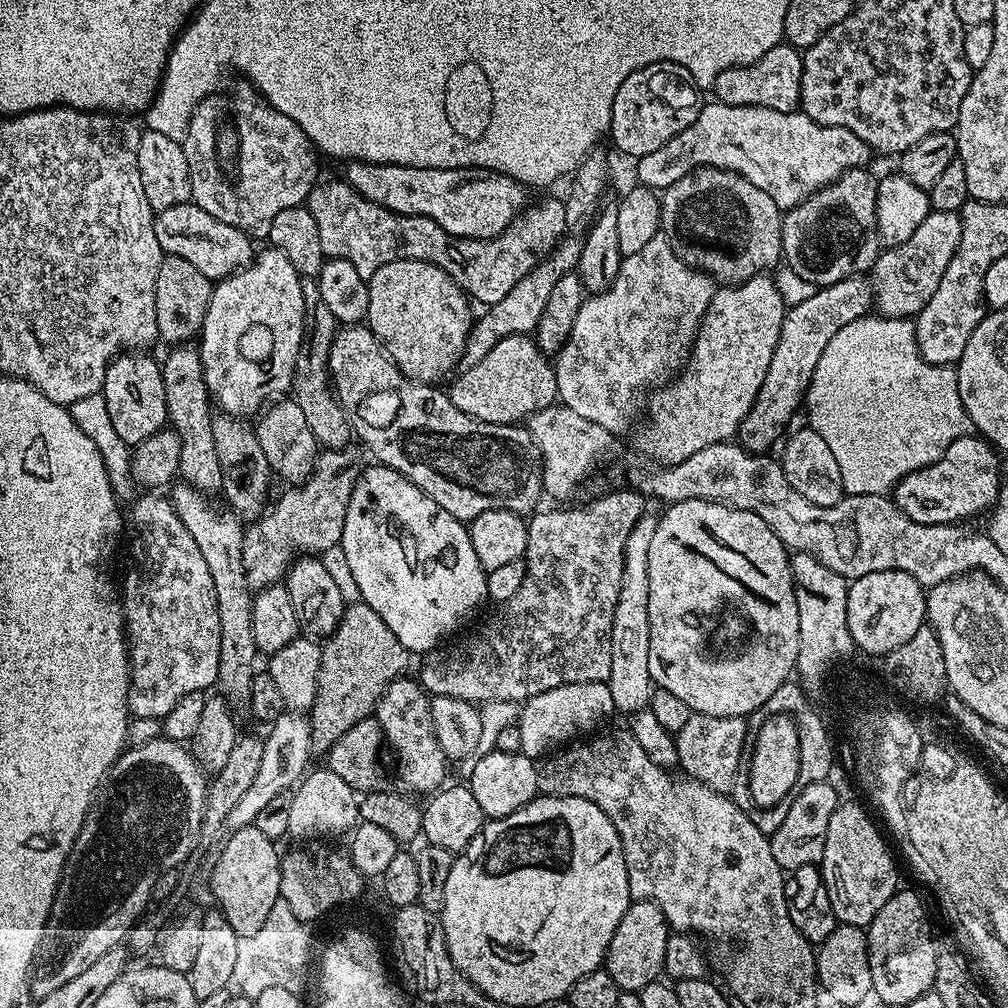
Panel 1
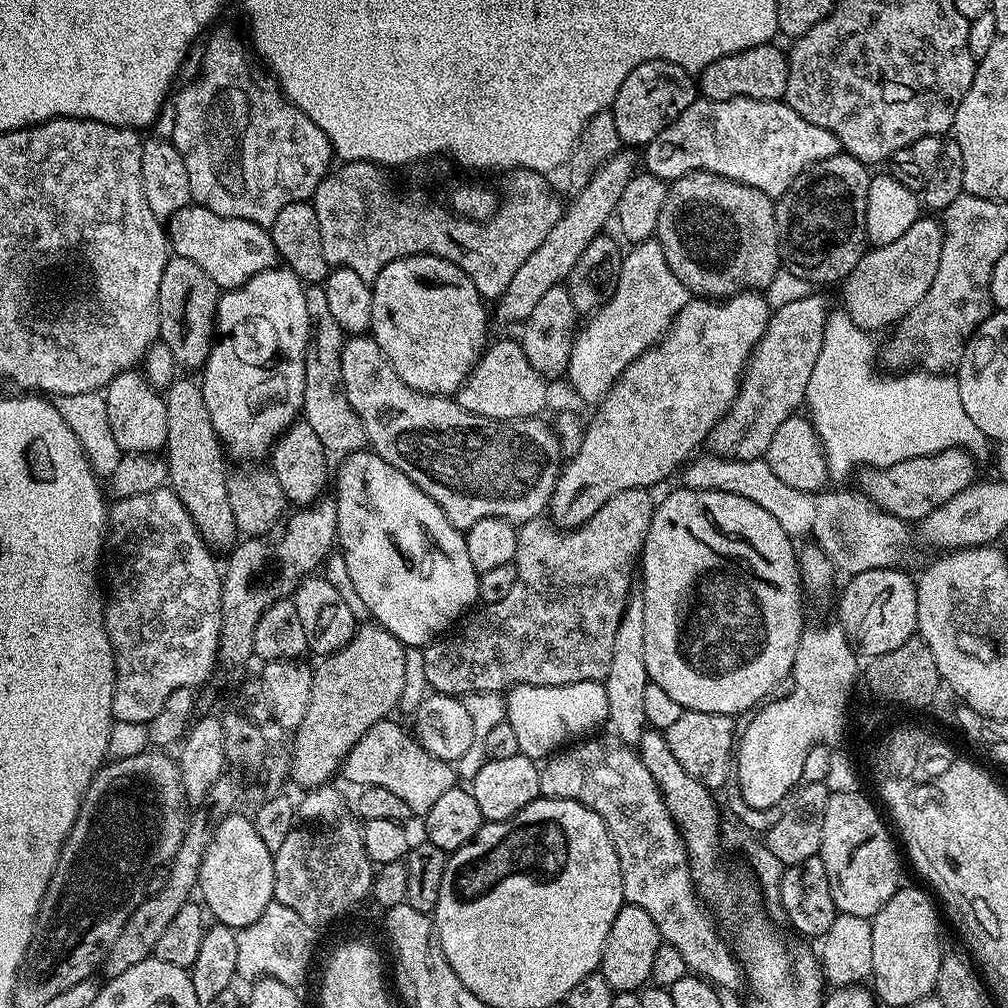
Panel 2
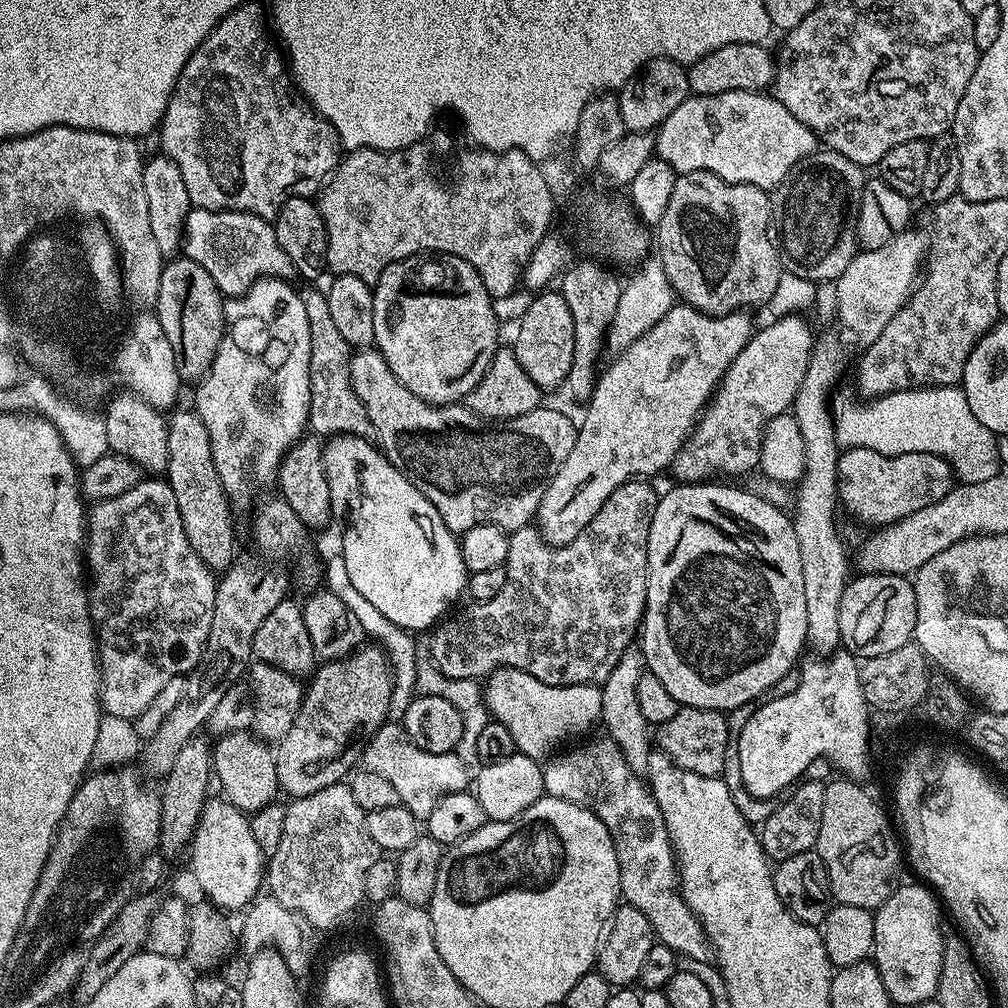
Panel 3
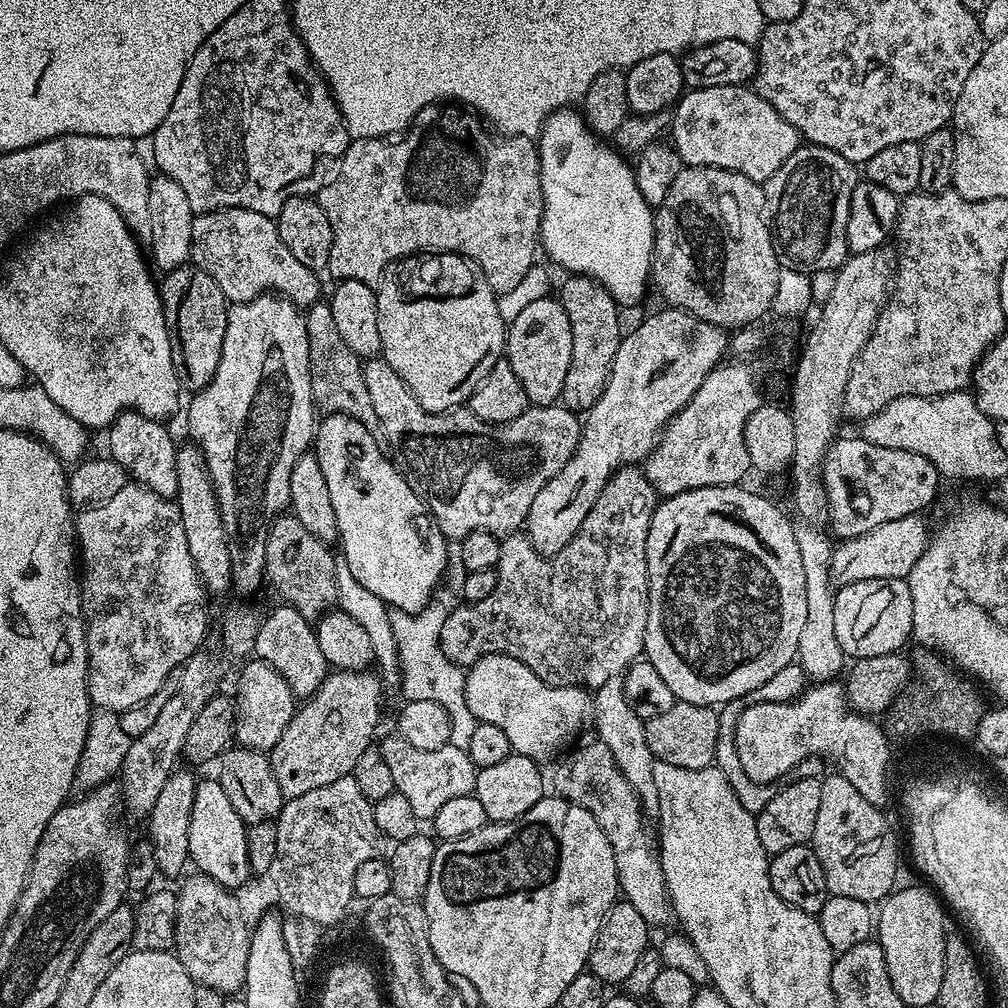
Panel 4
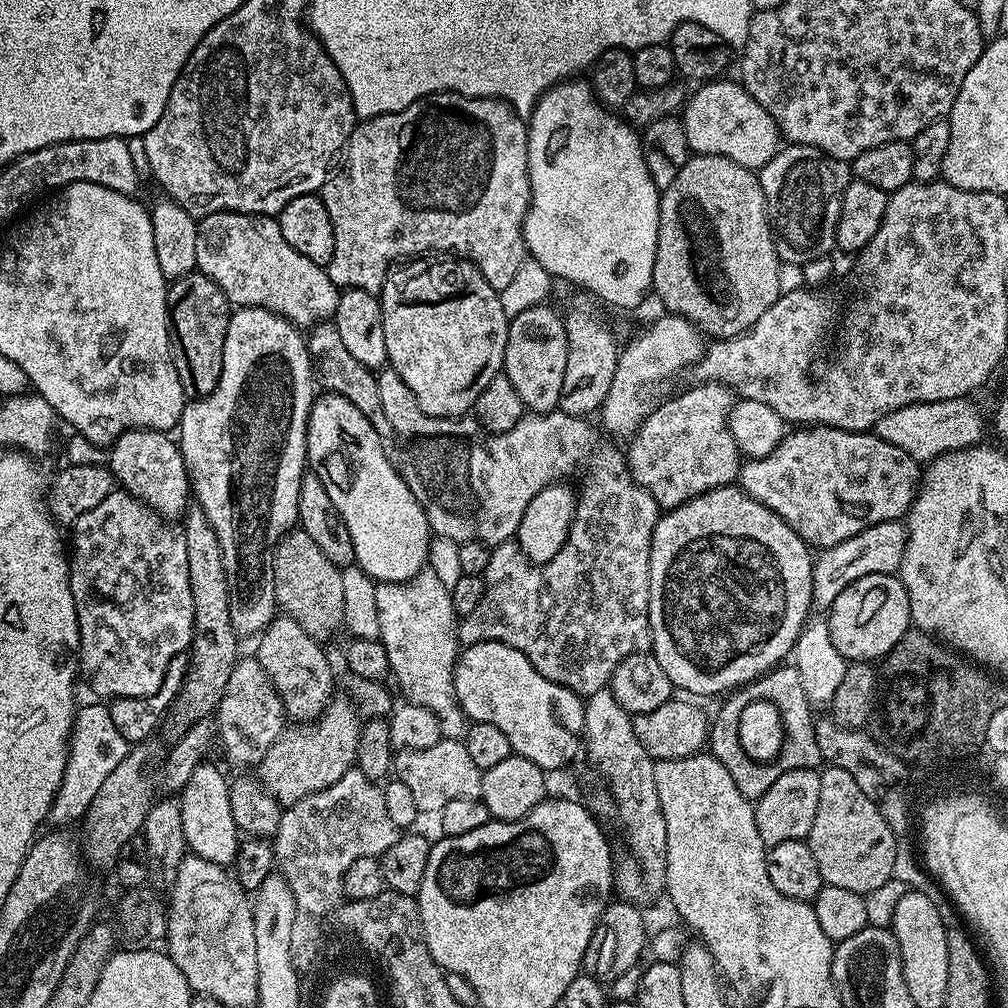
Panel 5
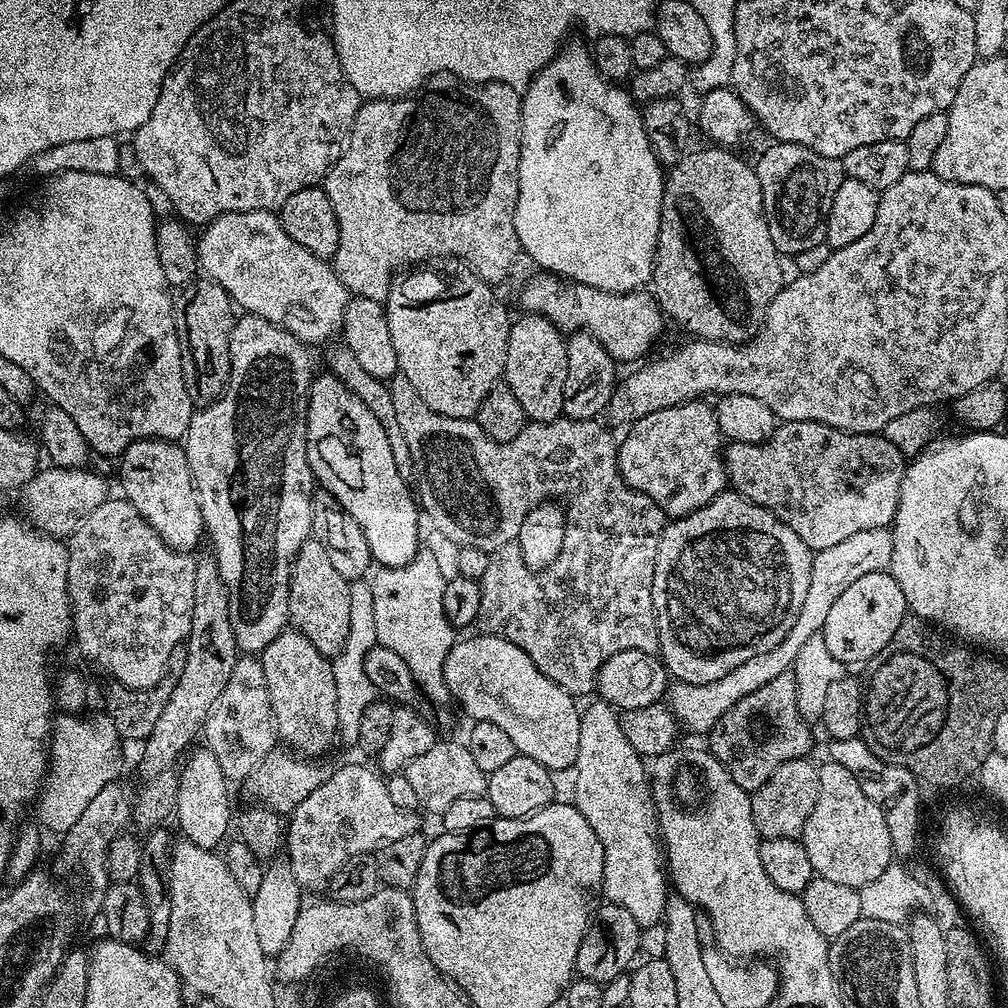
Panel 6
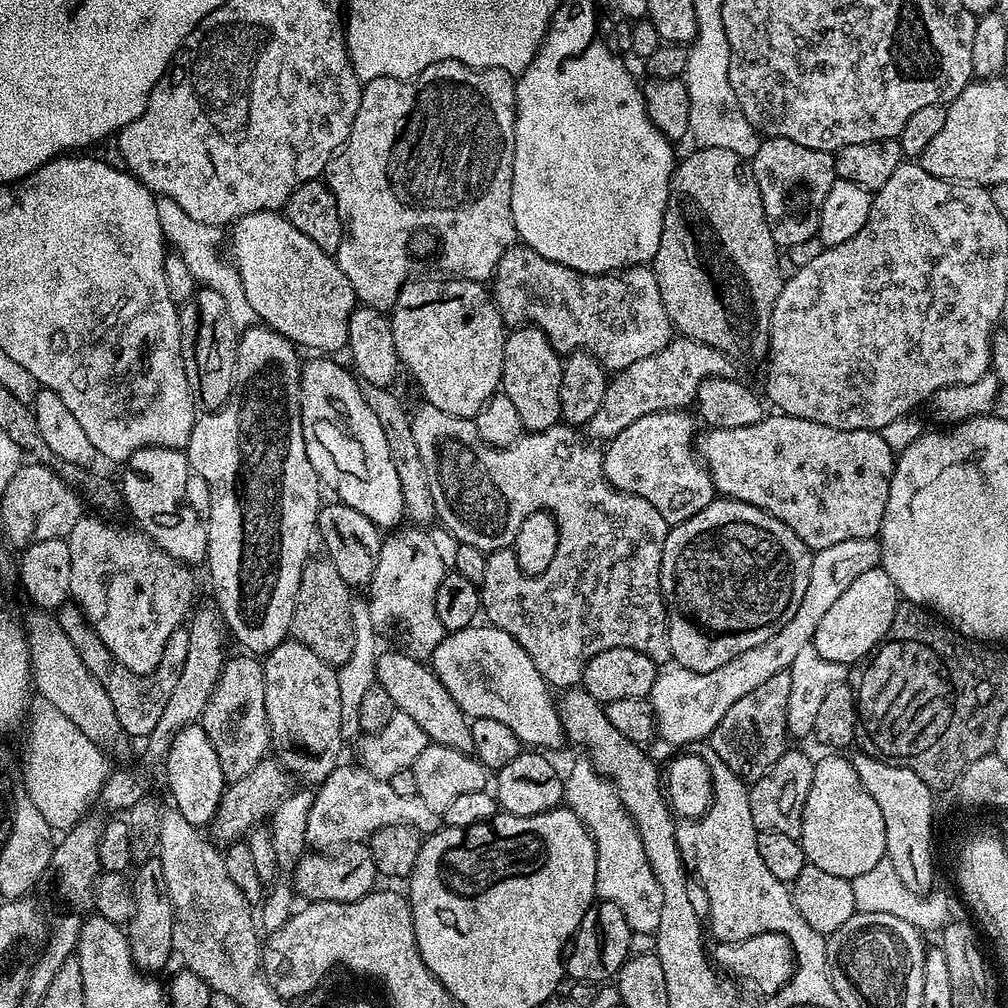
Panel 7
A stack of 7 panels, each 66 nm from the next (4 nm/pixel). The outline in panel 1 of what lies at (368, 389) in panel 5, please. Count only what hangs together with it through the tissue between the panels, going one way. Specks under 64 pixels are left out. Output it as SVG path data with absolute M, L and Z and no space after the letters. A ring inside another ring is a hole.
M301 276L300 285L304 299L304 337L298 350L298 362L294 366L291 395L298 402L298 406L302 406L302 414L310 425L310 430L314 430L317 445L325 449L347 448L350 444L348 439L353 439L354 433L348 416L342 410L340 401L336 399L332 386L332 371L328 369L330 346L336 337L338 322L326 307L317 277Z

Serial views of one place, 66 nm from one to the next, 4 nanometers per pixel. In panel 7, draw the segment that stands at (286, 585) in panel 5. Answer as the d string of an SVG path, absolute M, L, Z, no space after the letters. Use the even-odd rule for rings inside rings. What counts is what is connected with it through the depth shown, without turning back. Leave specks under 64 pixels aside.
M327 558L309 559L302 570L298 598L294 606L291 635L301 640L322 662L333 666L345 664L354 654L354 626L352 625L353 589L338 574Z

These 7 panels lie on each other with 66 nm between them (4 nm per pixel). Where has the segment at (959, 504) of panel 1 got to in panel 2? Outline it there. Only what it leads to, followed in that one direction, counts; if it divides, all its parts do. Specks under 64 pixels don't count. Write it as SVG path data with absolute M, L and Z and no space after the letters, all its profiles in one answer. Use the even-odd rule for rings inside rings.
M951 448L942 450L938 454L910 458L889 468L865 471L858 488L879 508L894 514L899 520L919 522L946 502L950 502L950 498L962 494L962 490L977 483L976 464L978 464L977 457L968 449Z

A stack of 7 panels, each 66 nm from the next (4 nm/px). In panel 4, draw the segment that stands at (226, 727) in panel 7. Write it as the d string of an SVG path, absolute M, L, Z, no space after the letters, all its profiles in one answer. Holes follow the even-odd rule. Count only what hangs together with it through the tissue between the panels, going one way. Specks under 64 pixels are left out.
M249 659L243 665L236 680L236 731L234 740L241 748L253 748L256 752L271 753L273 746L282 738L282 730L290 726L290 718L298 707L286 678L278 674L265 660ZM249 663L249 664L248 664ZM248 664L248 665L247 665Z

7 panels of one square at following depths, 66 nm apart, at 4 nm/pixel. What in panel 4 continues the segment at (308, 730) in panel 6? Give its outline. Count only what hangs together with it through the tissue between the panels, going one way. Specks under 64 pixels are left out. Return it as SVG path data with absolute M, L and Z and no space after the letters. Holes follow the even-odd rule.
M281 603L279 607L260 621L254 649L255 659L265 660L270 667L278 670L278 674L286 678L293 696L297 698L313 696L330 671L326 654L322 654L318 647L313 621L302 618L302 614L298 614L298 610L294 610L289 604Z

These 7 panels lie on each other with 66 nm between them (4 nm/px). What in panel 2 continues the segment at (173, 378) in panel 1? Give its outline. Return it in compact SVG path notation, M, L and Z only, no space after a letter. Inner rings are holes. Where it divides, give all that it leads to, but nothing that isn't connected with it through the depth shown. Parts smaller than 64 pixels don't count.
M191 375L182 376L173 379L163 393L168 439L168 484L186 506L205 544L213 550L228 550L237 543L238 529L234 510L230 510L229 473L224 472L226 449L214 430L214 422L210 422L210 410L206 410L206 398L202 398L199 383L188 377Z

